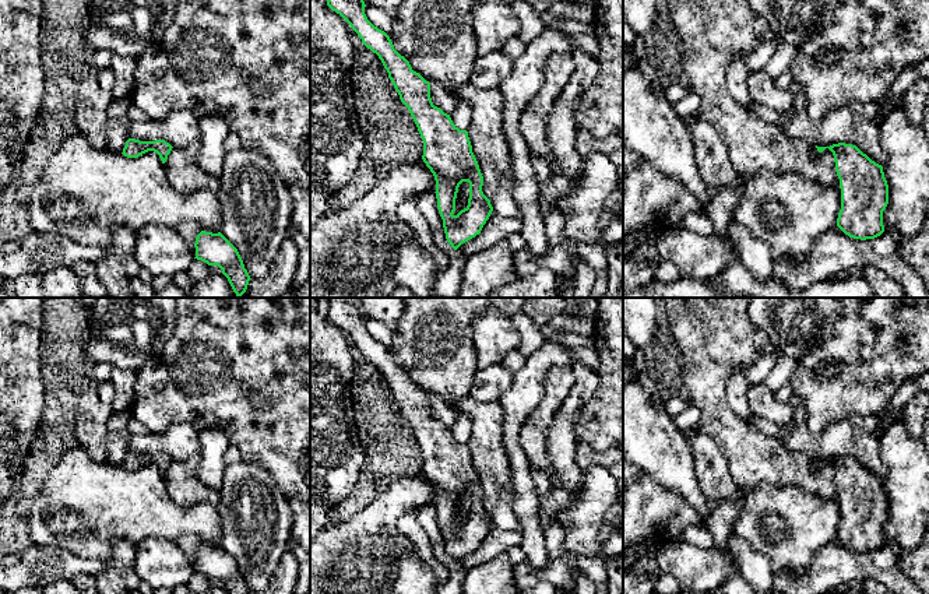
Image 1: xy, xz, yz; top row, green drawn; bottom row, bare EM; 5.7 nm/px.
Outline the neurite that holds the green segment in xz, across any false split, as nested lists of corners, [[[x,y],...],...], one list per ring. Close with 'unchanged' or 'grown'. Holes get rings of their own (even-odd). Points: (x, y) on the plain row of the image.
[[[356,298],[325,299],[328,302],[327,319],[339,327],[358,347],[358,349],[362,352],[362,356],[379,369],[388,386],[388,391],[400,408],[401,415],[408,421],[418,440],[418,444],[423,453],[422,472],[436,493],[434,506],[437,512],[437,521],[443,533],[446,552],[451,560],[457,563],[462,556],[481,546],[483,538],[493,524],[490,513],[482,505],[483,489],[472,465],[468,444],[460,443],[453,436],[450,428],[433,418],[430,411],[430,396],[426,394],[419,386],[414,384],[409,375],[394,362],[390,349],[367,333],[365,327],[366,317]],[[462,495],[469,496],[468,519],[455,528],[455,512],[458,500]]]; unchanged

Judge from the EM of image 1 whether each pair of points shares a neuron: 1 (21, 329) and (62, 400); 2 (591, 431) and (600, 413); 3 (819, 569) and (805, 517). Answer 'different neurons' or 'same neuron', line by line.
1: same neuron
2: same neuron
3: different neurons

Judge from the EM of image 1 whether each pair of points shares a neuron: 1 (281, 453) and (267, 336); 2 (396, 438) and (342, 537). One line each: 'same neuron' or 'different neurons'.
1: same neuron
2: different neurons

